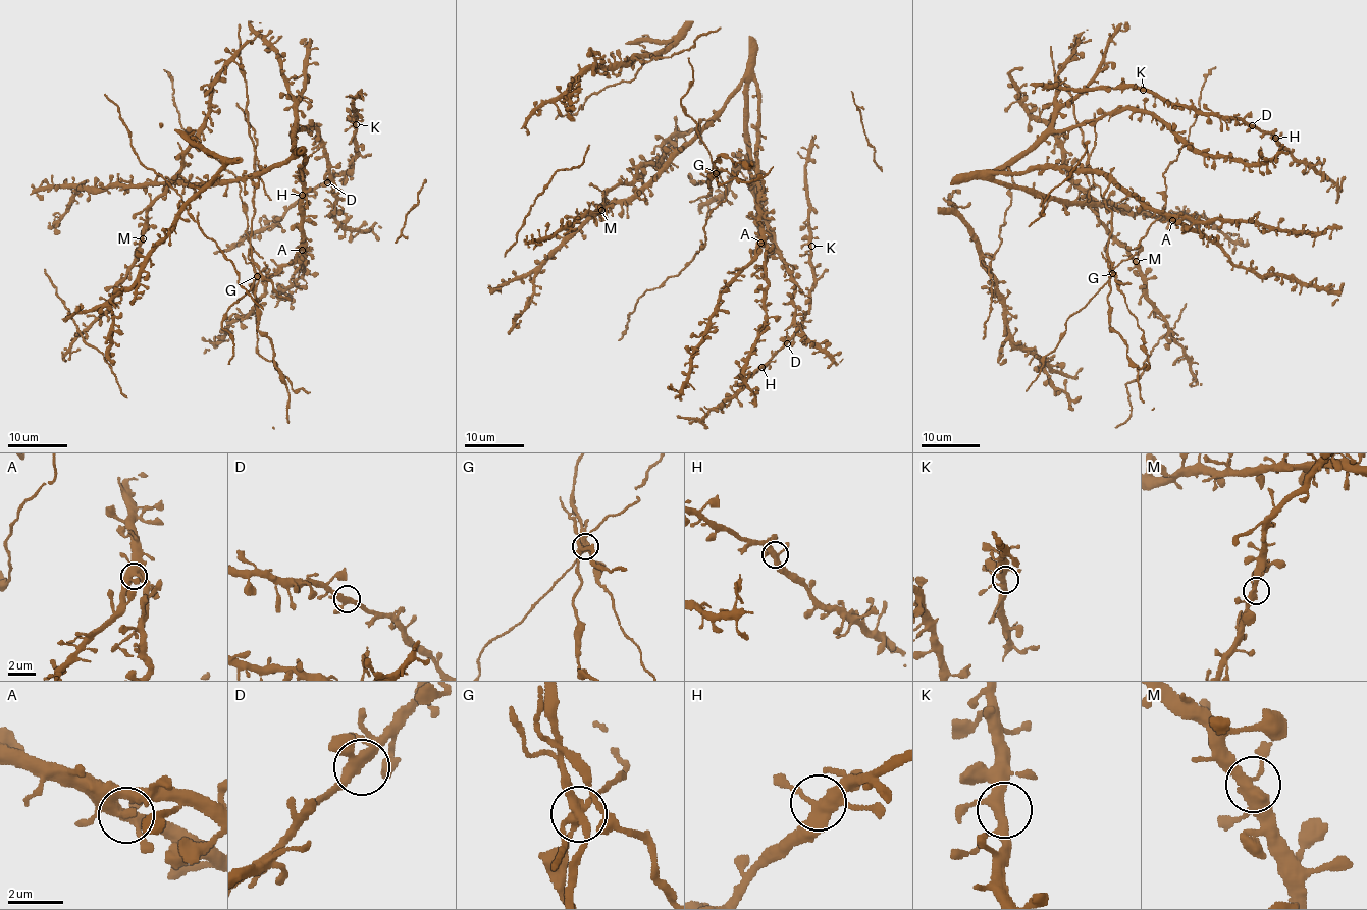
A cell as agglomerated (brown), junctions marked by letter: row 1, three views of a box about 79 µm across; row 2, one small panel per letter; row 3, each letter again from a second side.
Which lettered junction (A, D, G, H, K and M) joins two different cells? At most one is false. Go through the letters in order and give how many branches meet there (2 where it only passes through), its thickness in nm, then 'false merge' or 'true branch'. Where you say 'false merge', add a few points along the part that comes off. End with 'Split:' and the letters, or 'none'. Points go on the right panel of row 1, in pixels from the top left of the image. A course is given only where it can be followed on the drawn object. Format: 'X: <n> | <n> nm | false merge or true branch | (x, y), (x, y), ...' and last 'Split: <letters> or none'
A: 5 | 440 nm | true branch
D: 4 | 320 nm | true branch
G: 5 | 320 nm | false merge | (1112, 273), (1108, 258), (1111, 210), (1095, 183), (1081, 127), (1073, 115), (1072, 94), (1054, 73), (1050, 46)
H: 4 | 360 nm | true branch
K: 4 | 340 nm | true branch
M: 4 | 360 nm | true branch
Split: G

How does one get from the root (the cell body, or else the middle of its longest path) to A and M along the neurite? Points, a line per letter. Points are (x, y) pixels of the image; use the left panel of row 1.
A: (258, 171), (298, 154), (306, 159), (301, 179), (302, 250)
M: (258, 171), (197, 186), (178, 181), (177, 177), (148, 208), (143, 238)

